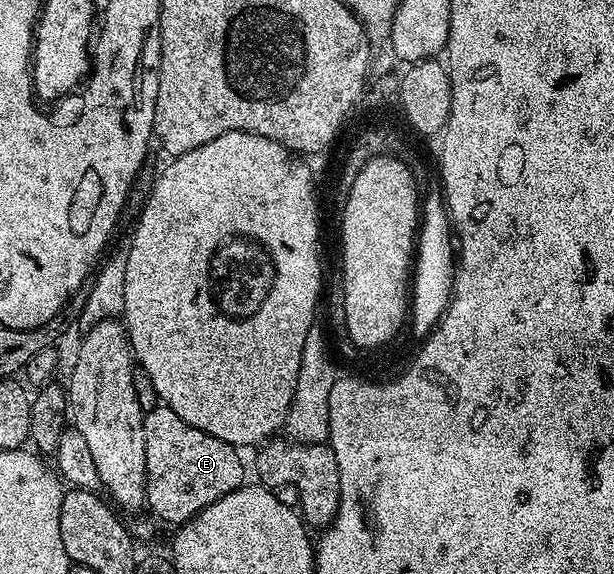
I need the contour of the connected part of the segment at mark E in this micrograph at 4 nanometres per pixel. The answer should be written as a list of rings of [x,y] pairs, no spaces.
[[[165,404],[158,405],[155,410],[145,411],[143,432],[147,454],[145,505],[150,508],[149,513],[159,523],[189,522],[201,510],[208,508],[208,504],[216,504],[216,500],[228,496],[228,492],[238,490],[247,481],[242,458],[238,455],[241,453],[236,447],[224,440],[216,440],[216,436],[208,436],[208,432],[200,432],[200,428],[192,428],[192,424],[184,424],[184,420],[180,420],[180,416],[176,416],[176,412],[172,412],[172,408],[168,408]]]

